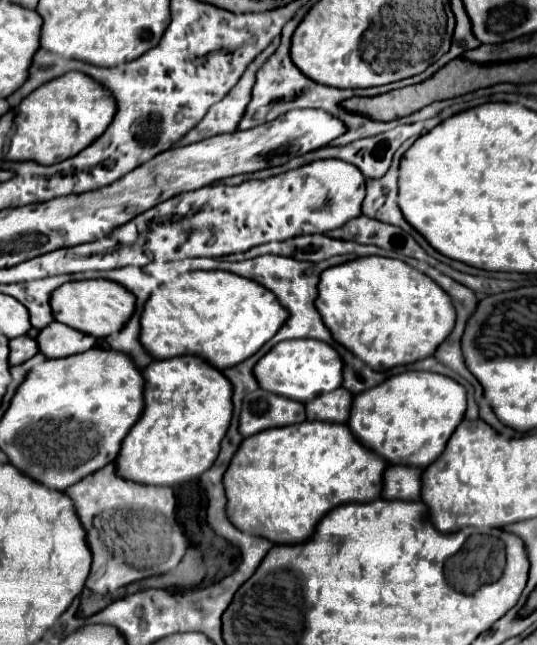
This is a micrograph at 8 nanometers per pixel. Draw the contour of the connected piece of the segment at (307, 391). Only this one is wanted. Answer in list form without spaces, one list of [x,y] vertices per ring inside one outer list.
[[[293,339],[277,343],[265,357],[261,357],[253,367],[259,387],[271,393],[283,393],[283,397],[295,397],[295,401],[309,401],[319,393],[333,391],[341,385],[341,357],[339,353],[315,339]]]

